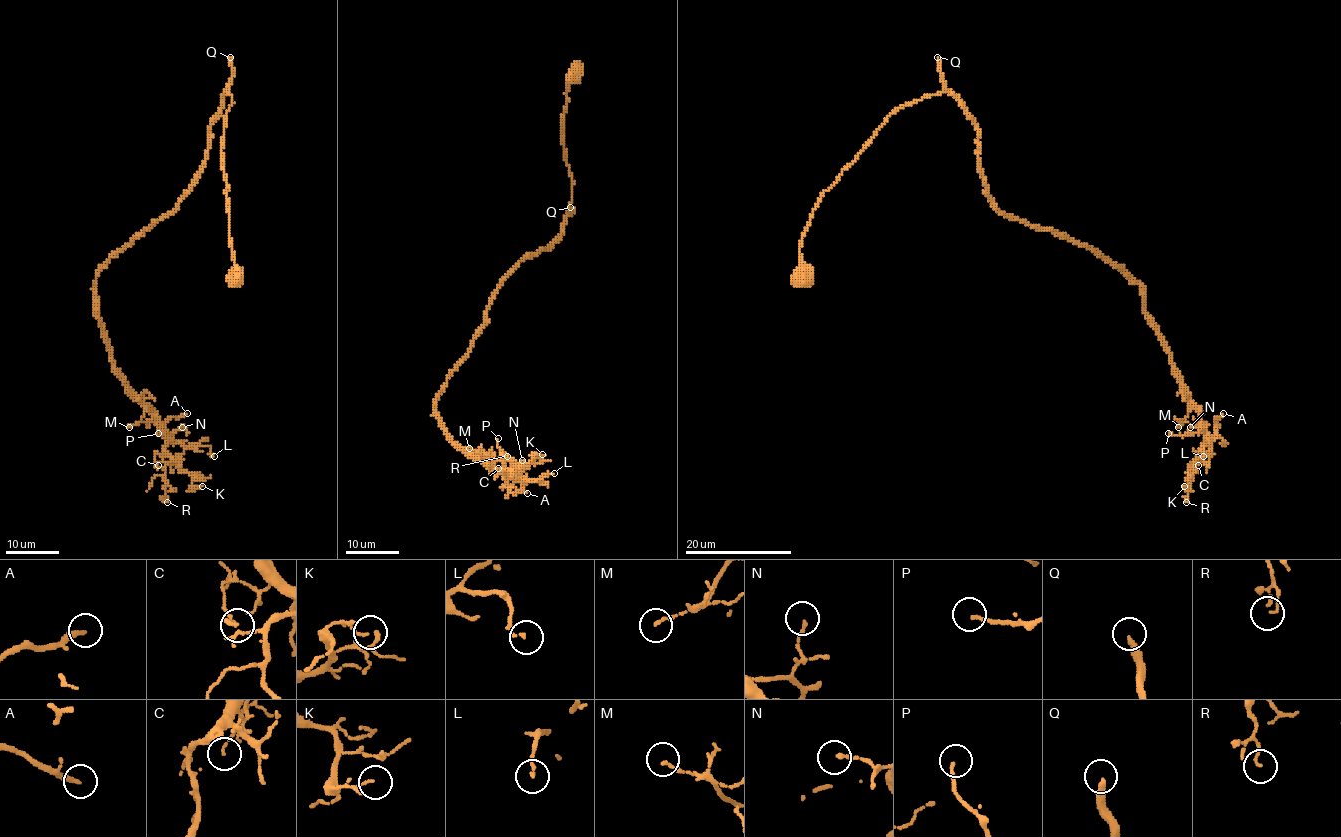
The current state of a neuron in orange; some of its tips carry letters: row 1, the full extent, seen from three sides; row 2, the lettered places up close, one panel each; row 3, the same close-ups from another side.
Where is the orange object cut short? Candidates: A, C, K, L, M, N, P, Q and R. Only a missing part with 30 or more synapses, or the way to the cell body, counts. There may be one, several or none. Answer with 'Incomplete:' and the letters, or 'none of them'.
Incomplete: Q

